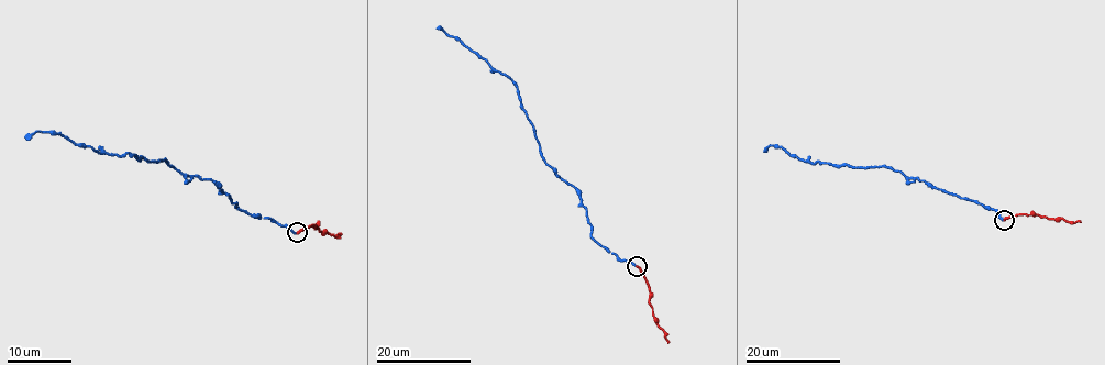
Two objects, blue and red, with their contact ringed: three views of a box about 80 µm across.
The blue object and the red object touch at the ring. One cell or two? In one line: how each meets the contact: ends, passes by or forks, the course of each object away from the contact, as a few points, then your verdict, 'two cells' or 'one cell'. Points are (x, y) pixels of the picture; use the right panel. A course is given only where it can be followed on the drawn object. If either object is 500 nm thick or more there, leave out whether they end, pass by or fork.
blue ends there; red ends there; blue runs (1003, 219), (997, 211), (973, 200), (884, 166), (805, 162), (773, 145), (765, 151); red runs (1004, 219), (1024, 214), (1081, 221); two cells

